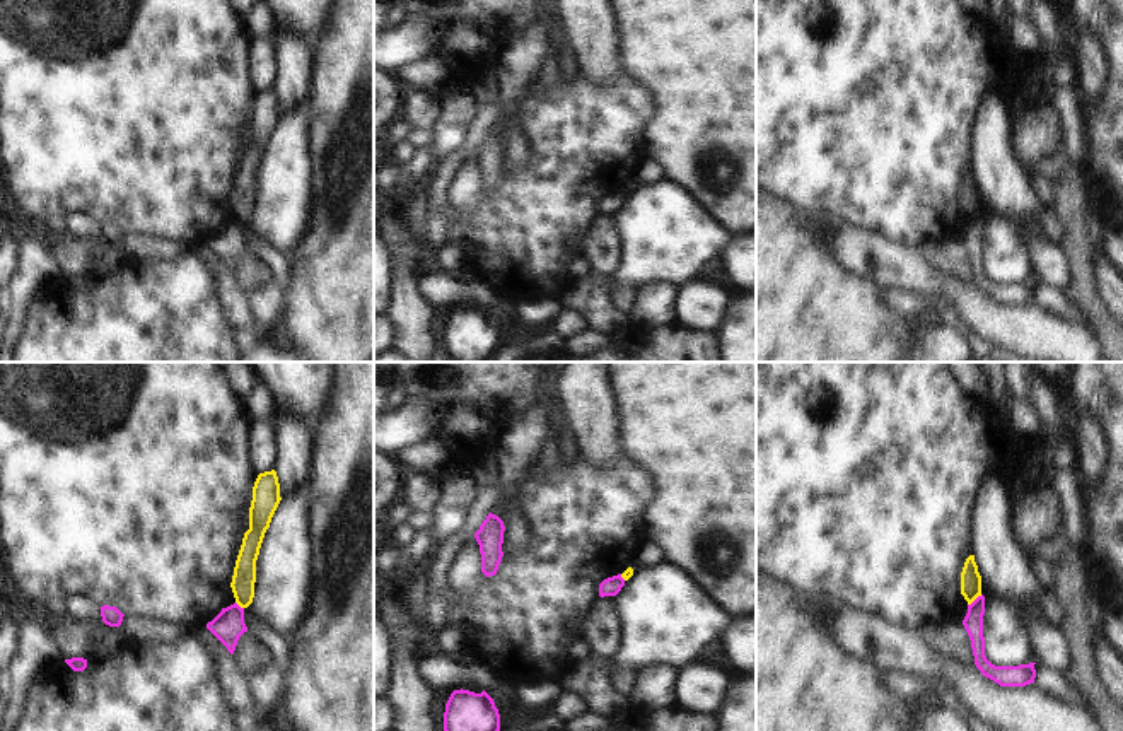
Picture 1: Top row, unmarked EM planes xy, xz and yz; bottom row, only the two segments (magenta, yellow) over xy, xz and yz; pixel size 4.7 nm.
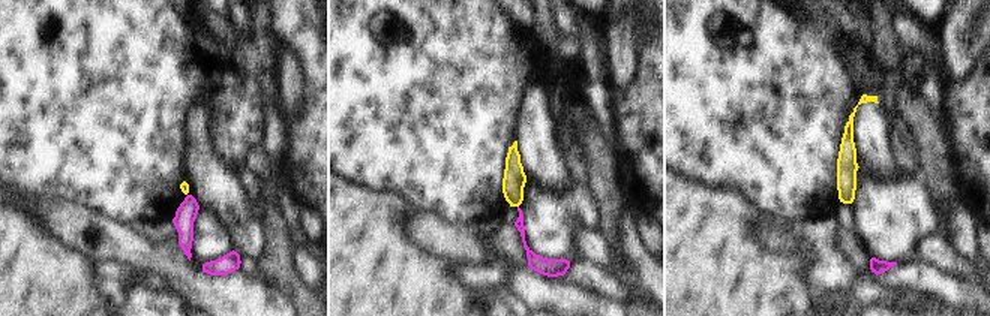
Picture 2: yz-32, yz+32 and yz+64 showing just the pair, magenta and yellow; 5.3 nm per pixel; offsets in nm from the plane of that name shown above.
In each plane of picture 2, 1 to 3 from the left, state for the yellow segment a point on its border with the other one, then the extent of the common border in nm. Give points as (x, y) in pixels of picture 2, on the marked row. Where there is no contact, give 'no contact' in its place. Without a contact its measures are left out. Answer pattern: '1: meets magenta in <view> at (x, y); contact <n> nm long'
1: no contact
2: no contact
3: no contact

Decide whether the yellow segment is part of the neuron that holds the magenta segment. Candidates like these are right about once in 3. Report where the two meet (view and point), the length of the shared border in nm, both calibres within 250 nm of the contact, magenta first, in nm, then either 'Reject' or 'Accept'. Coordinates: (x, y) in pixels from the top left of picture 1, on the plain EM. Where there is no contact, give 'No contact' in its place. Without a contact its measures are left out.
Touches magenta at yz (977, 216). Shared border 90 nm. Thickness 100 nm (magenta) against 100 nm. Reject

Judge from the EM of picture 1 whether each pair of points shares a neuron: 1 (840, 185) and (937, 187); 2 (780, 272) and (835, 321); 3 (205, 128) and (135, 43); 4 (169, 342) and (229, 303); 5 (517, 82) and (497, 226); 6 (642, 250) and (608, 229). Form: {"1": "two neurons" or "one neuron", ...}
{"1": "one neuron", "2": "one neuron", "3": "one neuron", "4": "two neurons", "5": "two neurons", "6": "two neurons"}

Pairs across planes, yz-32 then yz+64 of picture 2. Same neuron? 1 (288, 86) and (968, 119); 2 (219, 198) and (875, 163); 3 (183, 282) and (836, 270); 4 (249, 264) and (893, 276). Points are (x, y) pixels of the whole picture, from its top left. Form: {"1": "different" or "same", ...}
{"1": "different", "2": "same", "3": "different", "4": "same"}

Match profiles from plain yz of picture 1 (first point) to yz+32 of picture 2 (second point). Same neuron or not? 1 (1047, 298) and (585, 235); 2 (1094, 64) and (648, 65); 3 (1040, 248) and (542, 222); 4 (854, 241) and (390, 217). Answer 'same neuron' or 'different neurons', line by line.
1: different neurons
2: different neurons
3: different neurons
4: different neurons

